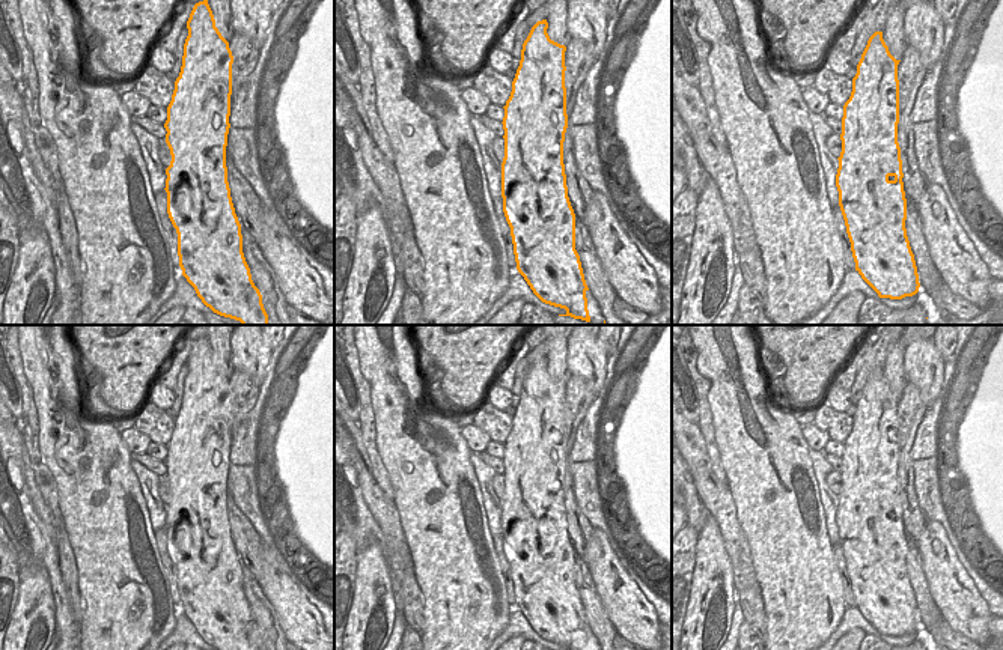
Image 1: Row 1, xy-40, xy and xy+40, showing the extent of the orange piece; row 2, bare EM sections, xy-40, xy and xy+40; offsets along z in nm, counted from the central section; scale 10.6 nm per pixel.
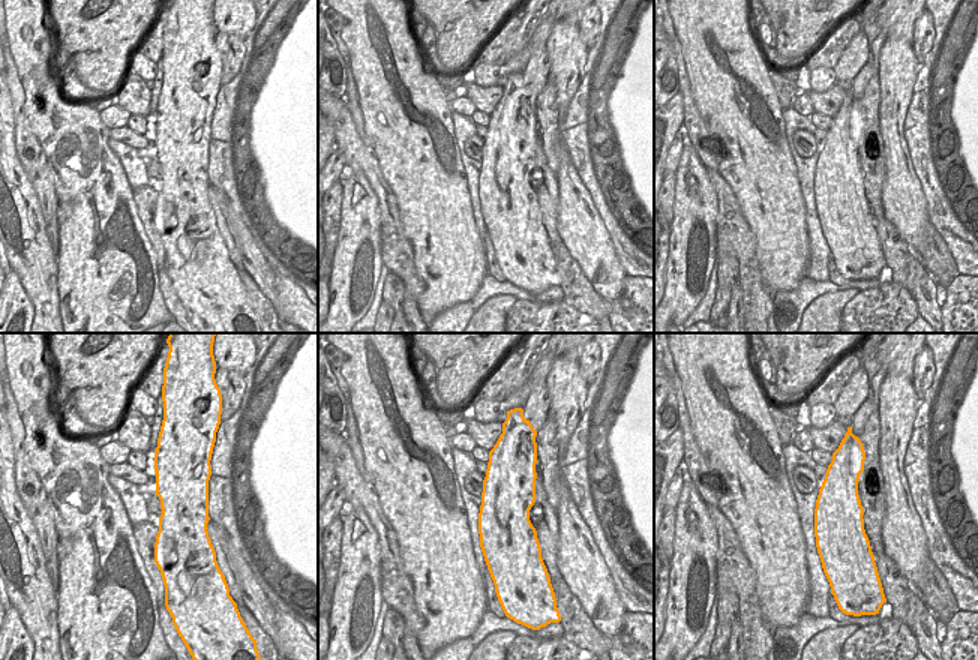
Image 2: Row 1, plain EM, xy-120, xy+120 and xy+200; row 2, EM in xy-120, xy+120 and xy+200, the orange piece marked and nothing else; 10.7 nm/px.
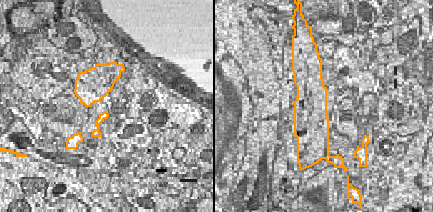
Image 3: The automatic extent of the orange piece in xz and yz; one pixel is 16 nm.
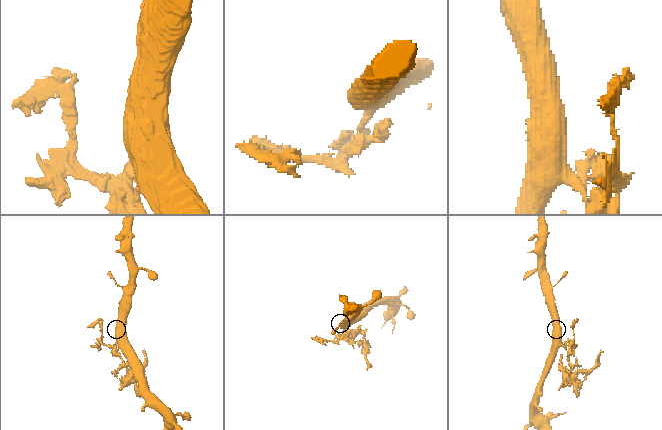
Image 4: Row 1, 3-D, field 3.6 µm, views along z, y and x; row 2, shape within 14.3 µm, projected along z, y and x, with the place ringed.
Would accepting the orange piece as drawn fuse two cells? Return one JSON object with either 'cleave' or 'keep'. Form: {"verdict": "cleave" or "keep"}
{"verdict": "cleave"}

